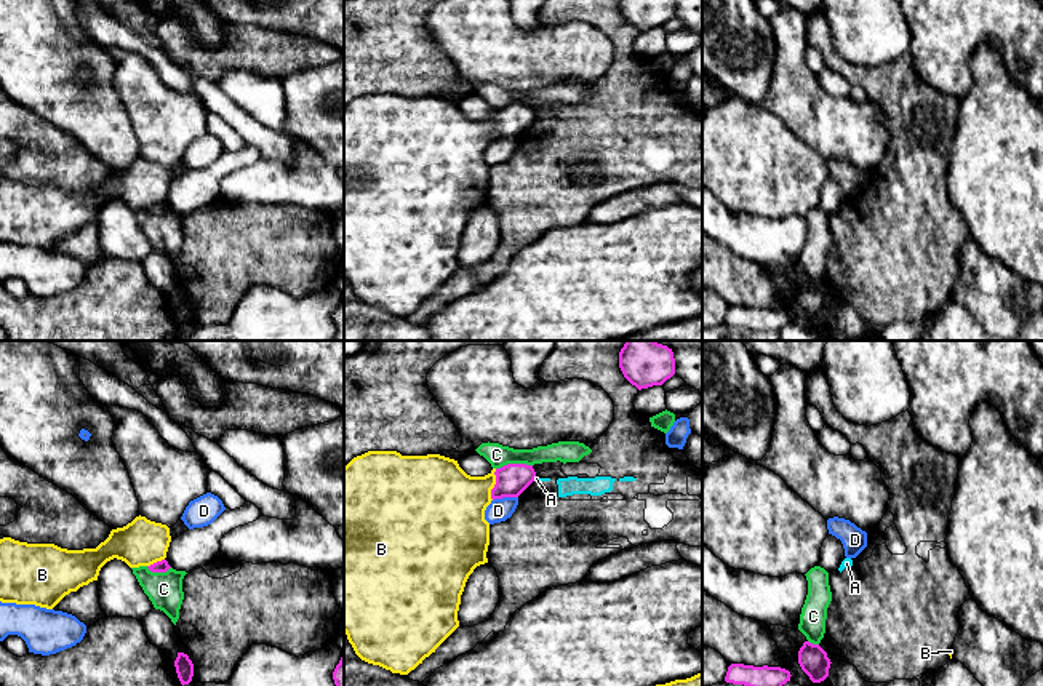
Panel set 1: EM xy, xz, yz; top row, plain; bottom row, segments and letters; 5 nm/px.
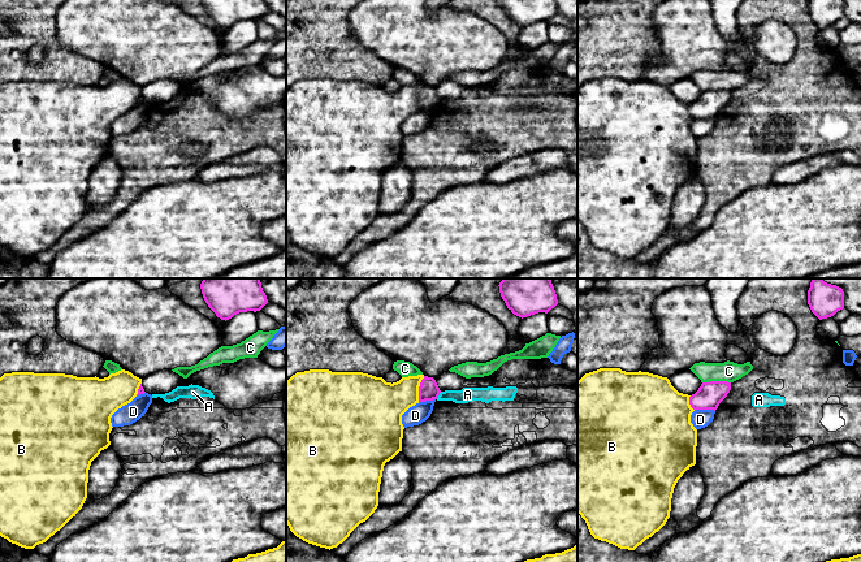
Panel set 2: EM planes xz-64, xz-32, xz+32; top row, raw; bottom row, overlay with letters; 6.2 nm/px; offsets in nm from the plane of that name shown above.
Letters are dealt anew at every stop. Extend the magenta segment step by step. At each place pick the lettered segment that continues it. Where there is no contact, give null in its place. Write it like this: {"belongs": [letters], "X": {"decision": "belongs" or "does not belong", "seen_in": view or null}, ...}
{"belongs": [], "A": {"decision": "does not belong", "seen_in": "xz"}, "B": {"decision": "does not belong", "seen_in": "xz"}, "C": {"decision": "does not belong", "seen_in": "xz"}, "D": {"decision": "does not belong", "seen_in": "xz"}}

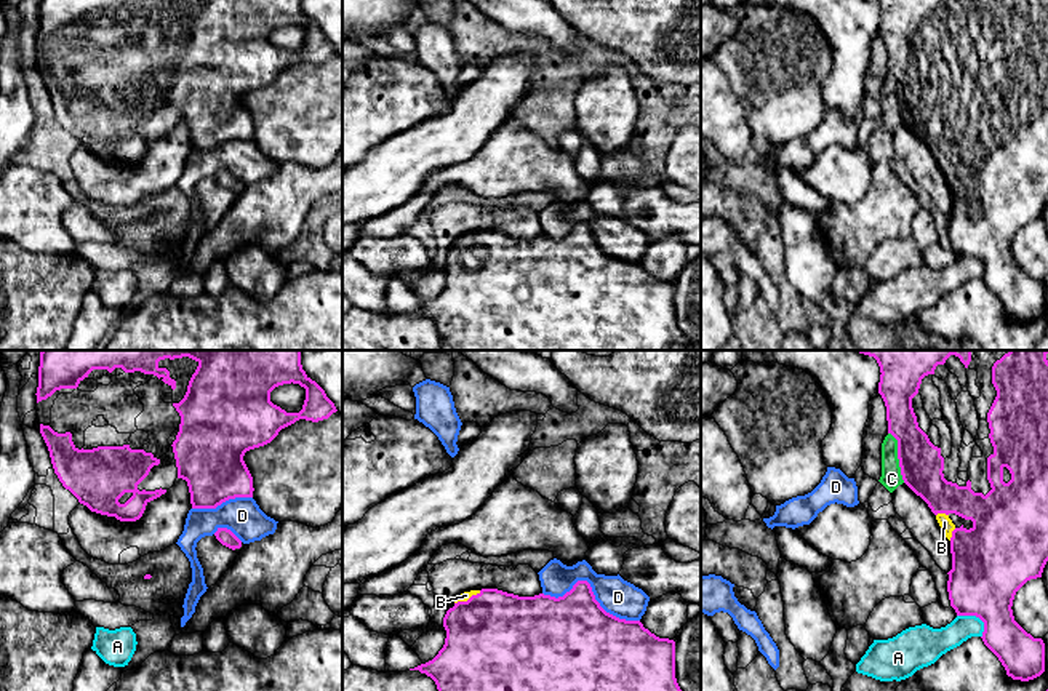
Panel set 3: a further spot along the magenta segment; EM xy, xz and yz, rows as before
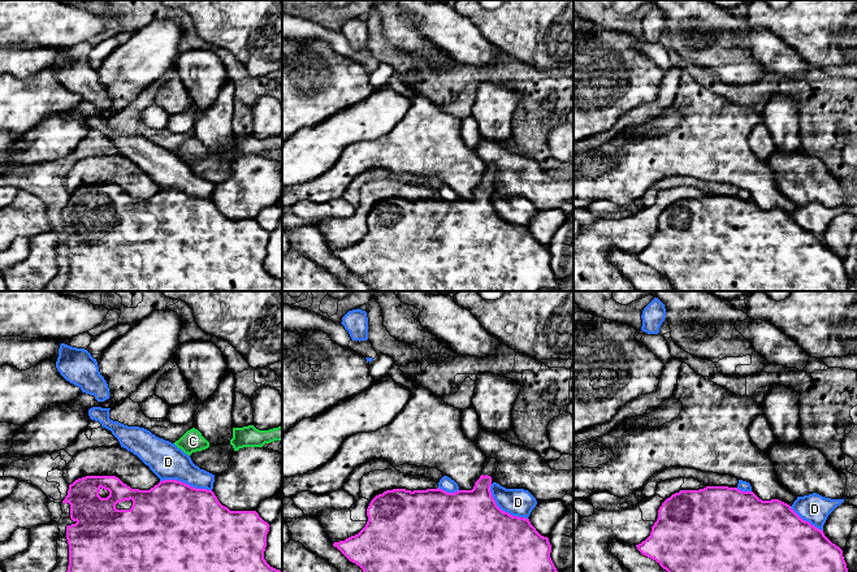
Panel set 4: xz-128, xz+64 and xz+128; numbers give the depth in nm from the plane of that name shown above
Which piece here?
{"belongs": ["B"], "A": {"decision": "does not belong", "seen_in": "yz"}, "B": {"decision": "belongs", "seen_in": "xz"}, "C": {"decision": "does not belong", "seen_in": "yz"}, "D": {"decision": "does not belong", "seen_in": "xz"}}

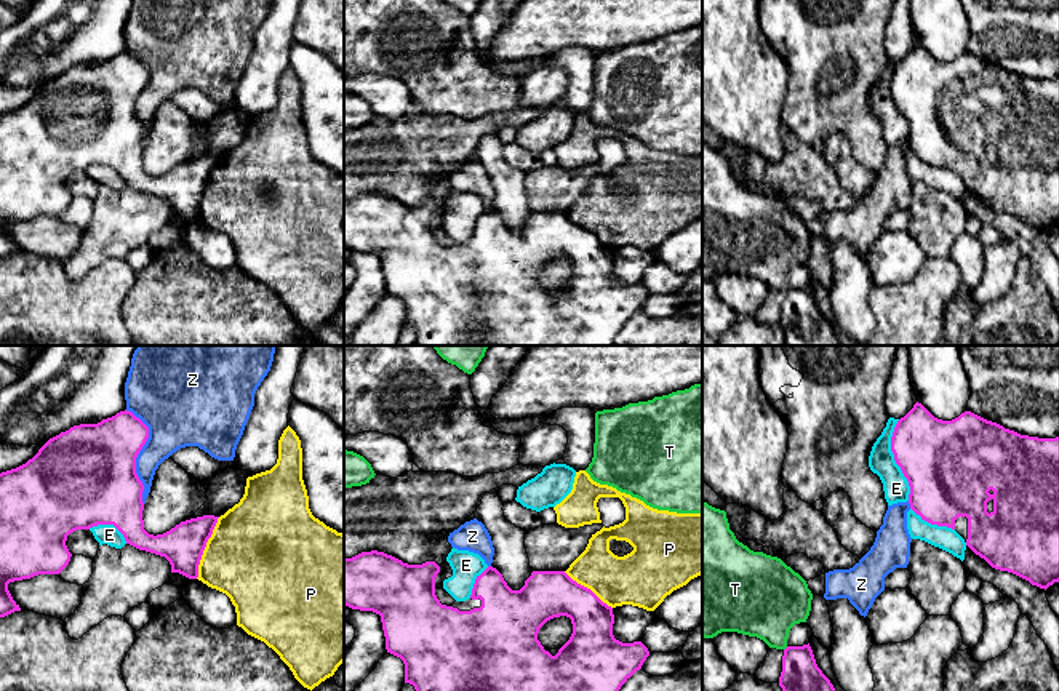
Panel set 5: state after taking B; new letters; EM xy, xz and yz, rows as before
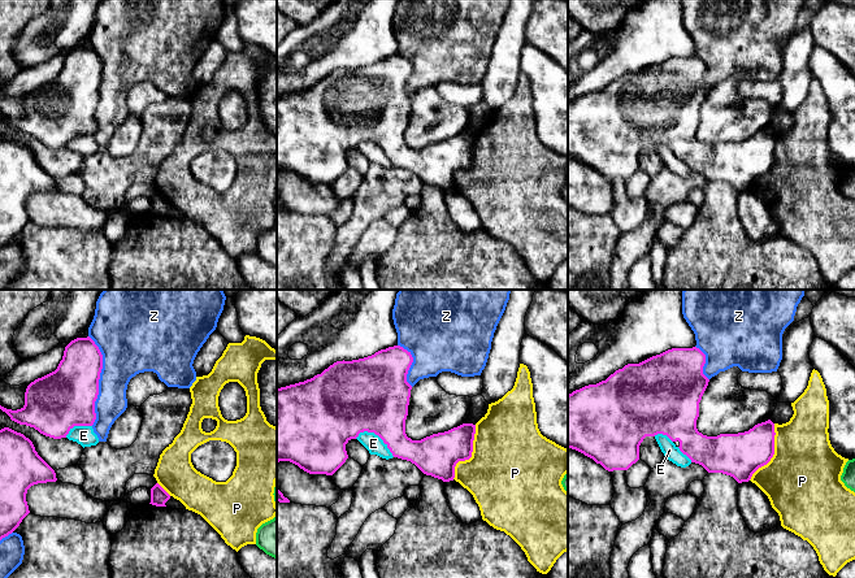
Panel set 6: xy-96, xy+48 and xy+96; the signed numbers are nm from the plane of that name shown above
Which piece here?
{"belongs": [], "E": {"decision": "does not belong", "seen_in": "yz"}, "P": {"decision": "does not belong", "seen_in": "xy"}, "T": {"decision": "does not belong", "seen_in": "yz"}, "Z": {"decision": "does not belong", "seen_in": "xy"}}

